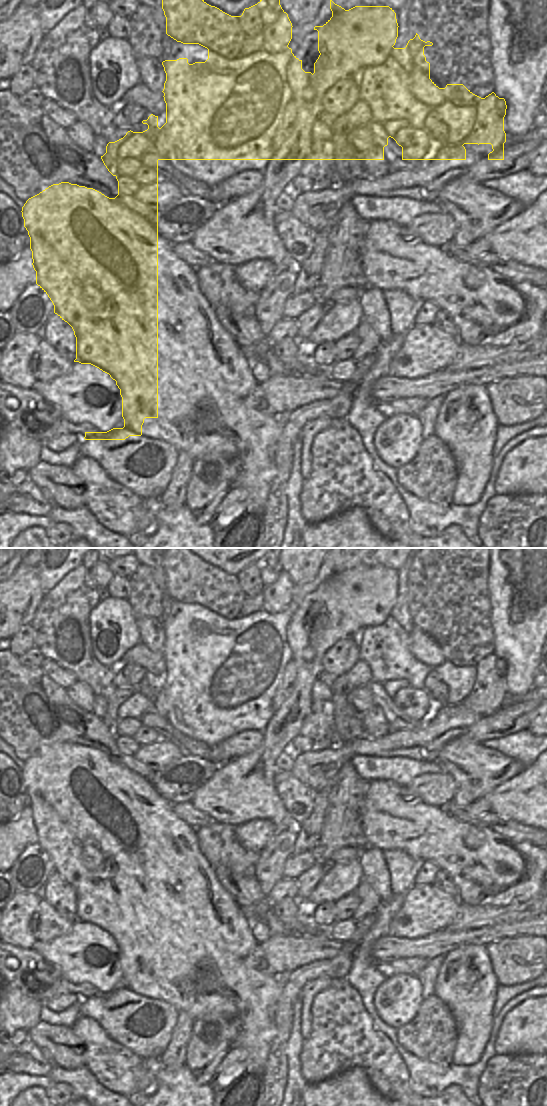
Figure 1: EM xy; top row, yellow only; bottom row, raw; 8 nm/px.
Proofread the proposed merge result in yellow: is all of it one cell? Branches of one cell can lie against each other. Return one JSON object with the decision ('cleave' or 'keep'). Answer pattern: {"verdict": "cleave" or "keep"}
{"verdict": "cleave"}

